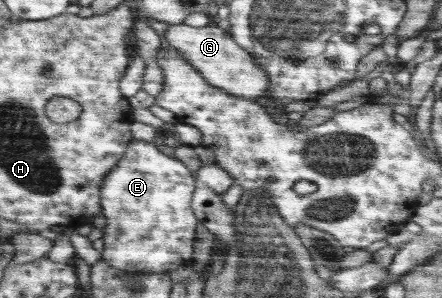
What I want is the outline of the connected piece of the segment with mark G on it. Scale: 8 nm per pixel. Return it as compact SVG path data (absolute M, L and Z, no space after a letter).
M187 24L170 25L164 36L169 47L184 54L185 59L212 86L228 92L230 95L256 99L266 95L268 74L264 73L252 57L252 54L232 40L229 30L208 24L204 27L192 27Z

